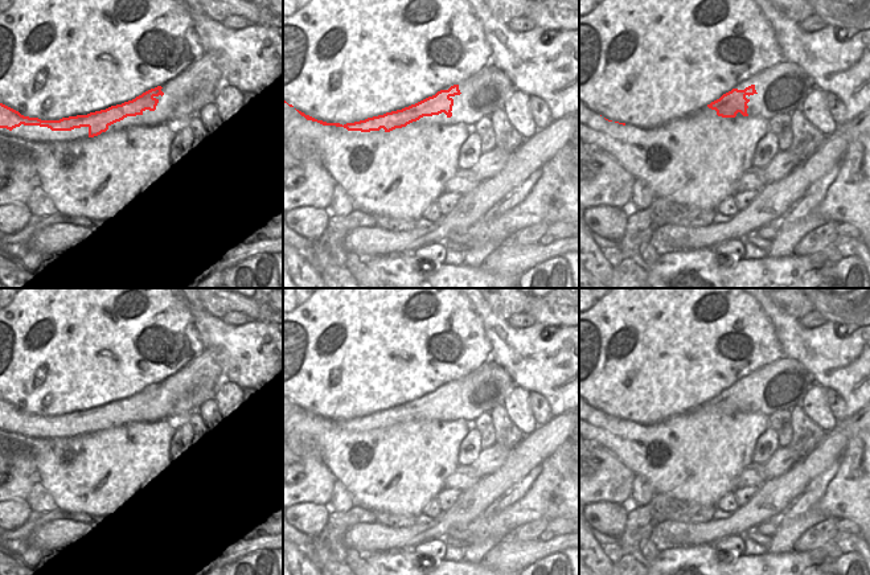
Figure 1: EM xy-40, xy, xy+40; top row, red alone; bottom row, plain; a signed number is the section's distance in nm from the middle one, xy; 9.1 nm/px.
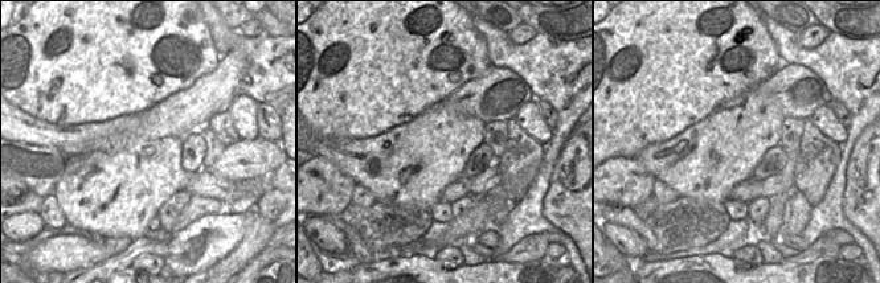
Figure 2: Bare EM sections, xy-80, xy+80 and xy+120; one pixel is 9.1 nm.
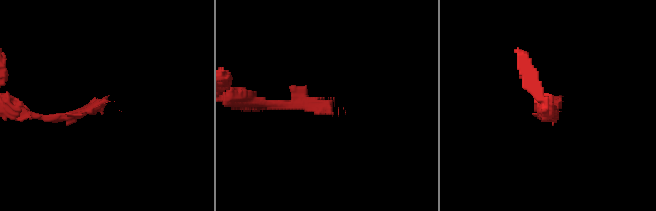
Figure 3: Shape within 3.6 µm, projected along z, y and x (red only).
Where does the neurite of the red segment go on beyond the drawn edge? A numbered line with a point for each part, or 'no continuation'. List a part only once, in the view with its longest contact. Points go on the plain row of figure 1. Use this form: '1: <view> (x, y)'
1: xy+40 (786, 381)

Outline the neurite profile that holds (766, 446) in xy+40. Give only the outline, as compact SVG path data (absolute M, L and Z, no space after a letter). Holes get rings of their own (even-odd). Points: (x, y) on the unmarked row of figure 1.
M772 428L758 439L752 452L752 465L762 465L767 463L775 451L779 448L779 436Z

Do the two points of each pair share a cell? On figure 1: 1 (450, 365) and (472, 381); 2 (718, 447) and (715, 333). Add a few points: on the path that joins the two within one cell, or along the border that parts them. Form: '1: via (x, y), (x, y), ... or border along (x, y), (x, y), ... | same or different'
1: border along (488, 360), (454, 381) | different
2: border along (706, 402), (693, 410), (677, 414) | different

